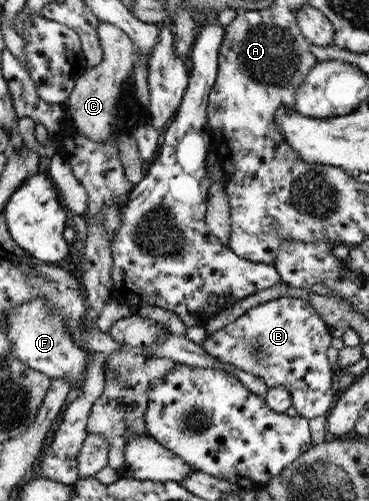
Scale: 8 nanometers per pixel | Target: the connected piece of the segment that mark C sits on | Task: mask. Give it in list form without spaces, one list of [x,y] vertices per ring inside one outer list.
[[[99,23],[97,33],[100,39],[103,59],[95,68],[85,69],[76,81],[71,95],[67,99],[67,114],[72,119],[72,130],[89,139],[106,142],[114,130],[114,111],[122,91],[123,83],[134,74],[133,64],[135,51],[131,38],[119,27],[107,23]]]

